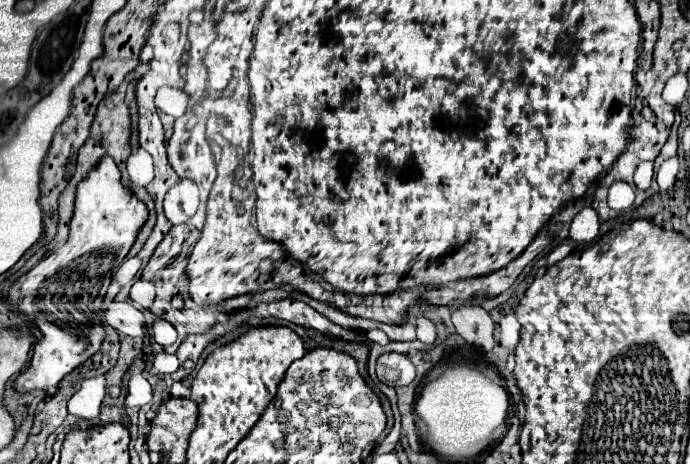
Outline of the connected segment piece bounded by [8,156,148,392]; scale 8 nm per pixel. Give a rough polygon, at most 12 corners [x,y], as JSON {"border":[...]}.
{"border":[[104,156],[66,244],[18,278],[42,338],[18,392],[52,392],[100,350],[102,300],[146,220]]}

